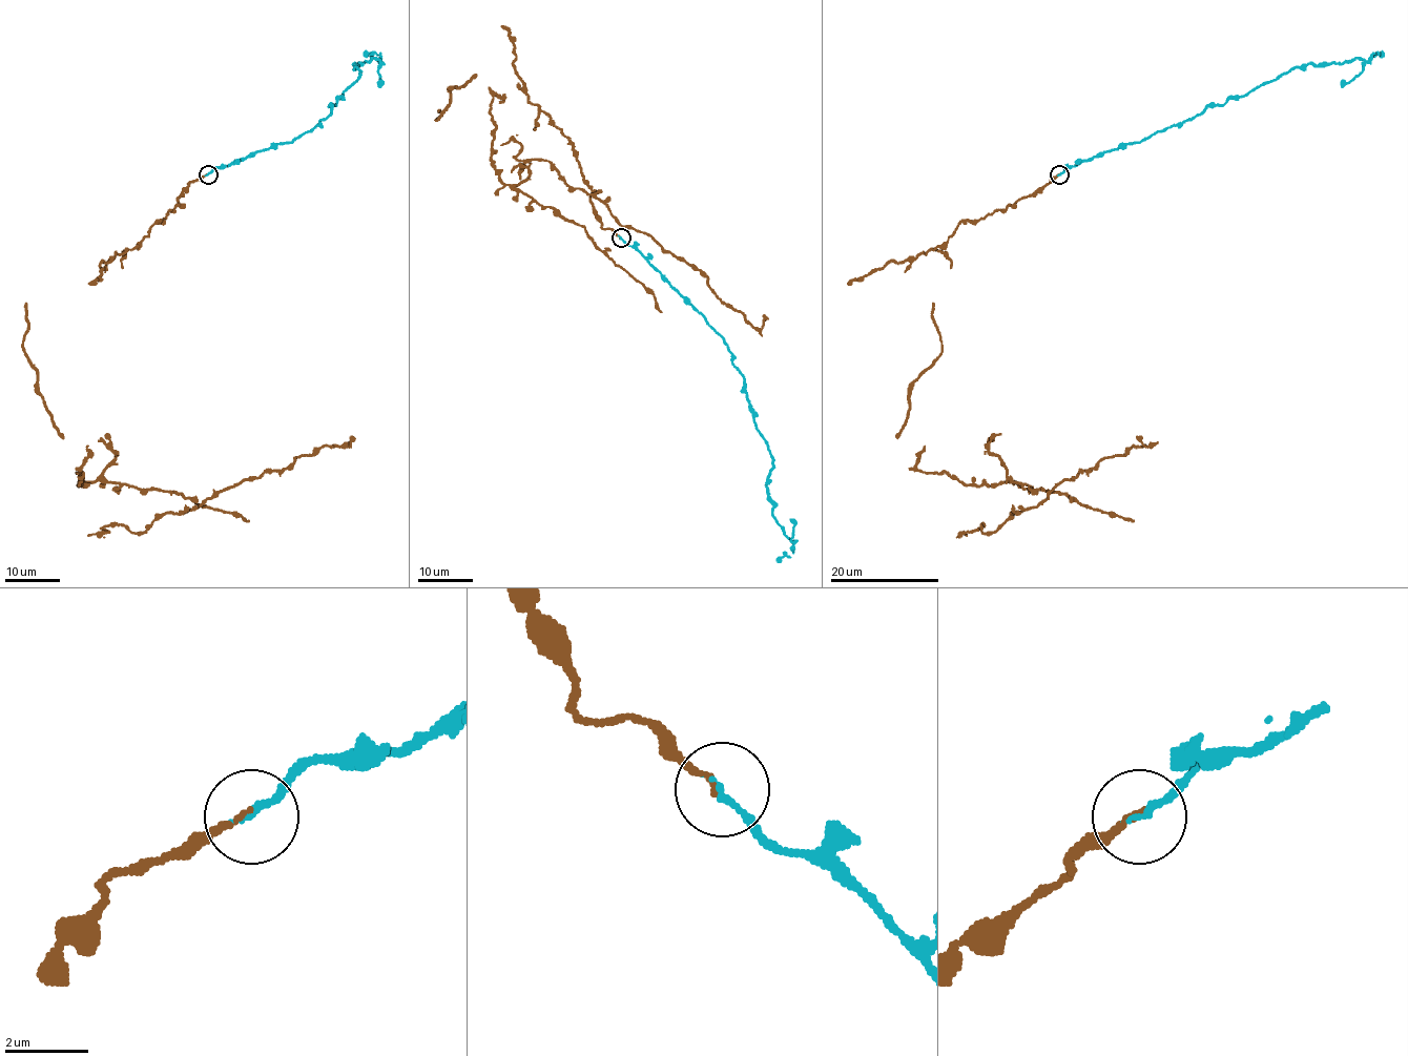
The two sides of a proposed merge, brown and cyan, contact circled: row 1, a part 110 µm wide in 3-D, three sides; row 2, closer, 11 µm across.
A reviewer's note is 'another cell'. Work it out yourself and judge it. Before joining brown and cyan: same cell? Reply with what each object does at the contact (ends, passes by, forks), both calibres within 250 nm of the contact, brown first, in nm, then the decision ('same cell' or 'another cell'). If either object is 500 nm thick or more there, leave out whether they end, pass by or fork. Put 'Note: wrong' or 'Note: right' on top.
Note: wrong
brown ends; cyan ends; calibres 160 and 150 nm; same cell

